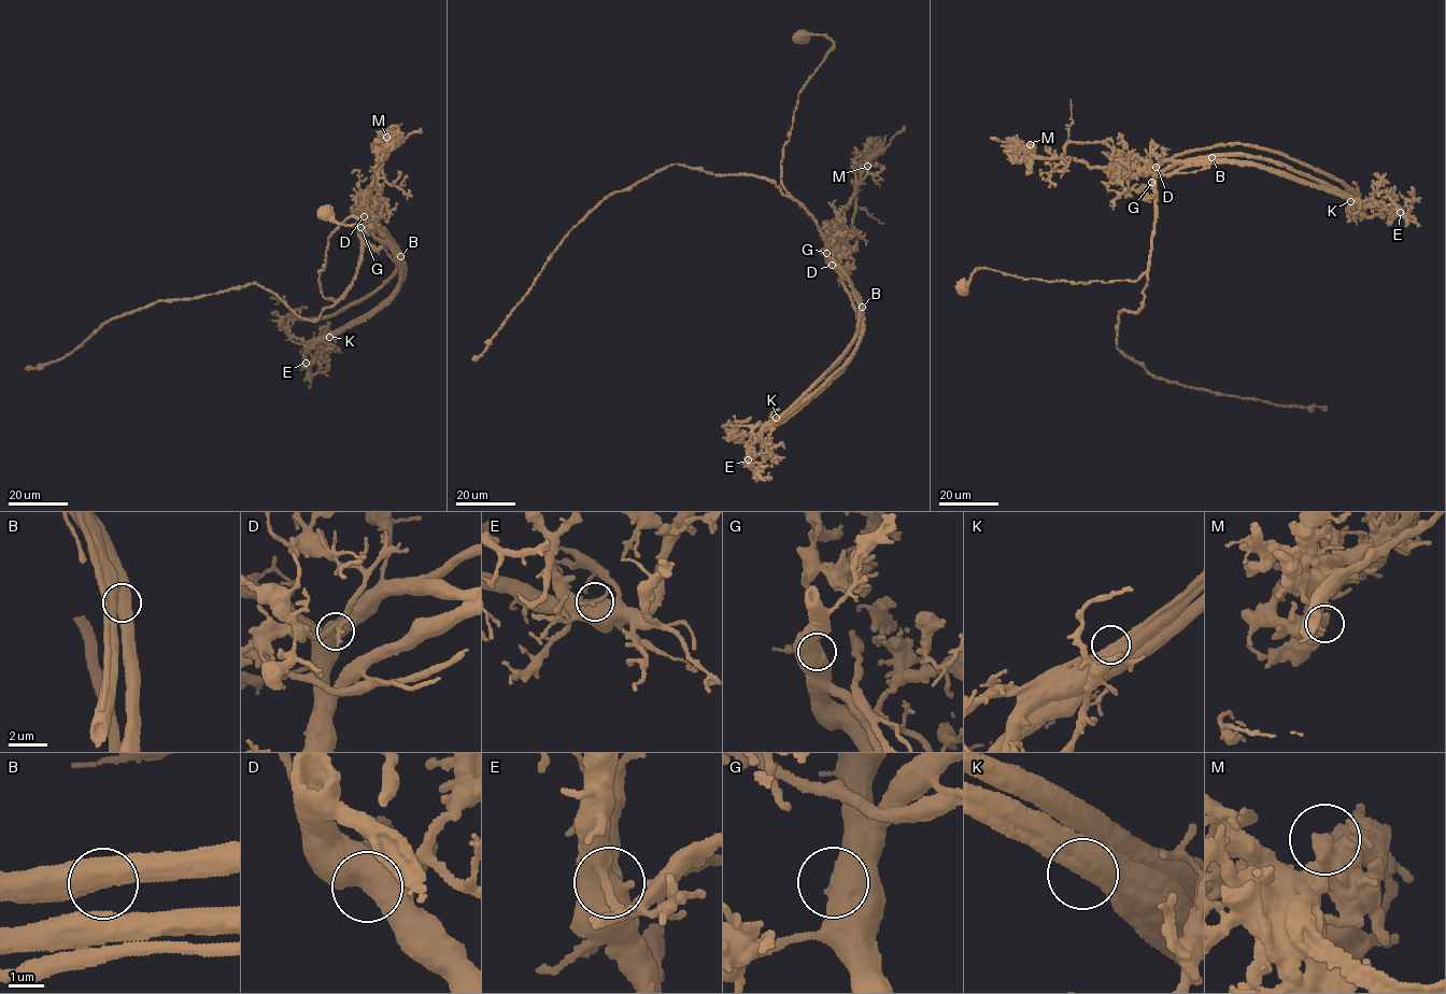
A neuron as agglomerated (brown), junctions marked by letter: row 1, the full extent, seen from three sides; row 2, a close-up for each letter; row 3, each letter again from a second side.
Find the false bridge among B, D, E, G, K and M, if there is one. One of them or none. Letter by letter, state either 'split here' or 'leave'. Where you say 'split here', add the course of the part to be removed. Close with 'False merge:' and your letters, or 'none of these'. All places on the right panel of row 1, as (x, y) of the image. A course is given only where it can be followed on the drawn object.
B: leave
D: leave
E: leave
G: leave
K: split here; course (1350, 201), (1257, 167), (1199, 164), (1158, 176), (1138, 169), (1089, 168), (1071, 159), (1044, 158), (990, 137)
M: leave
False merge: K

